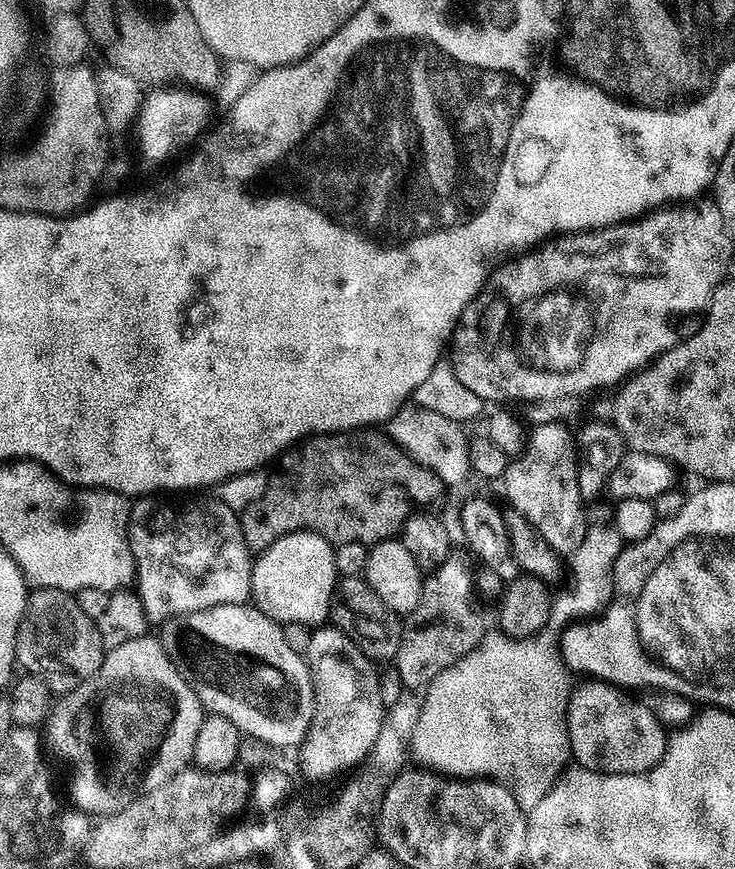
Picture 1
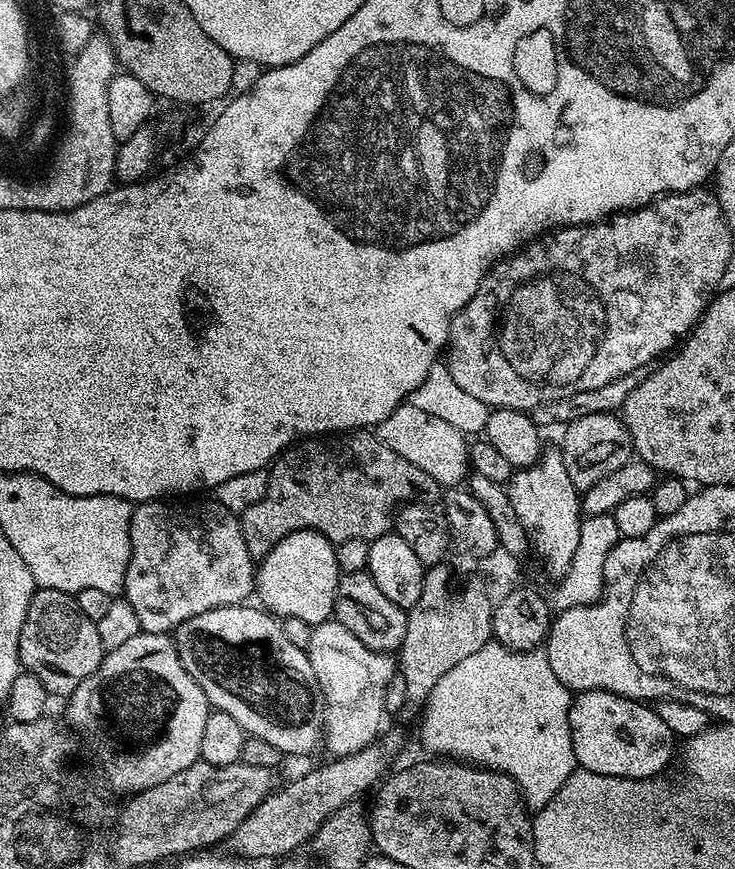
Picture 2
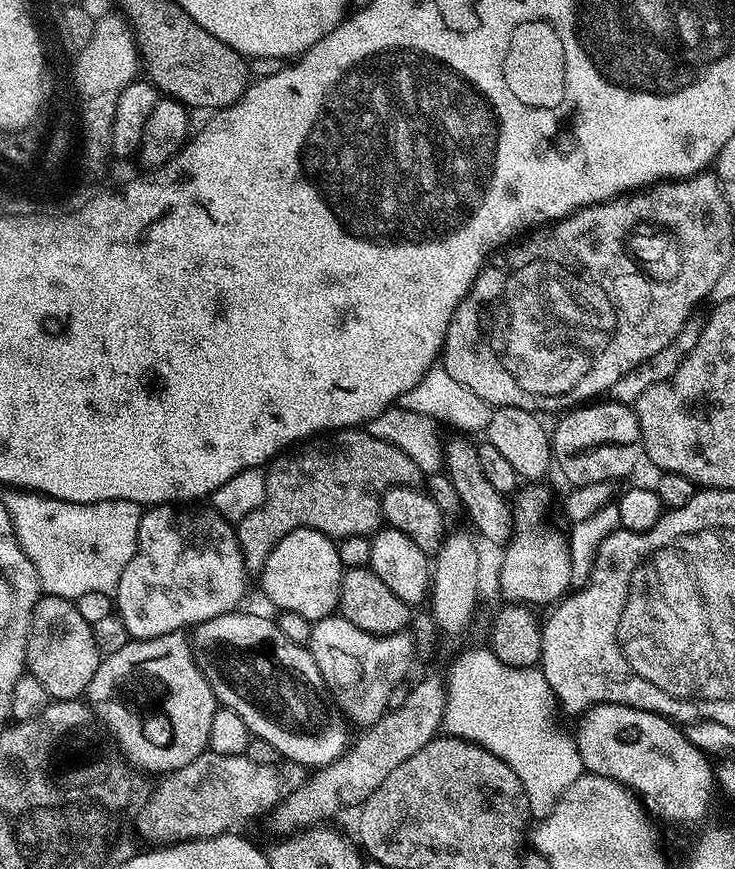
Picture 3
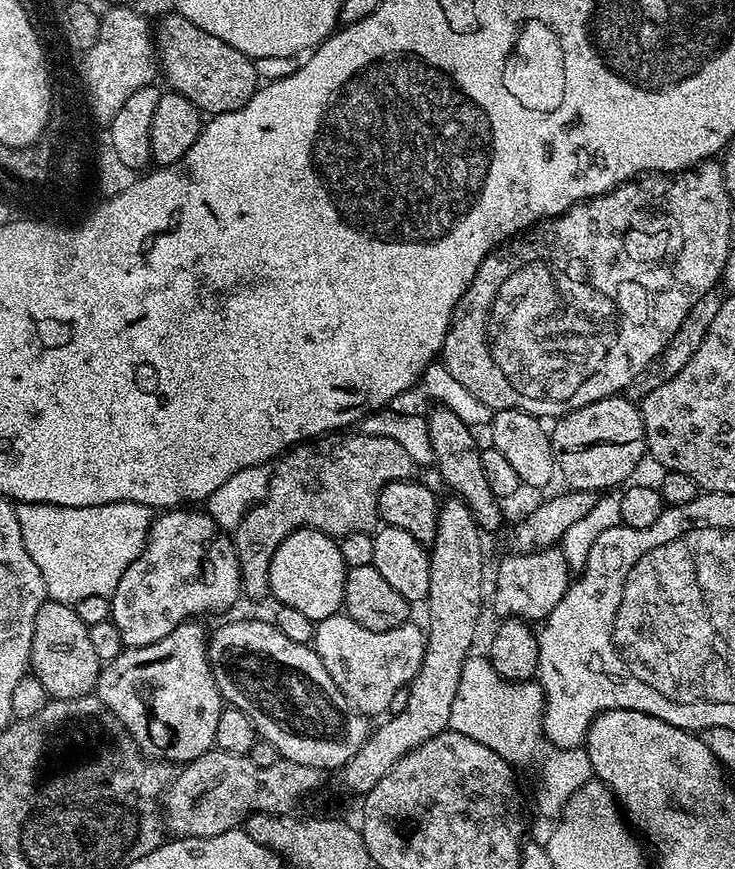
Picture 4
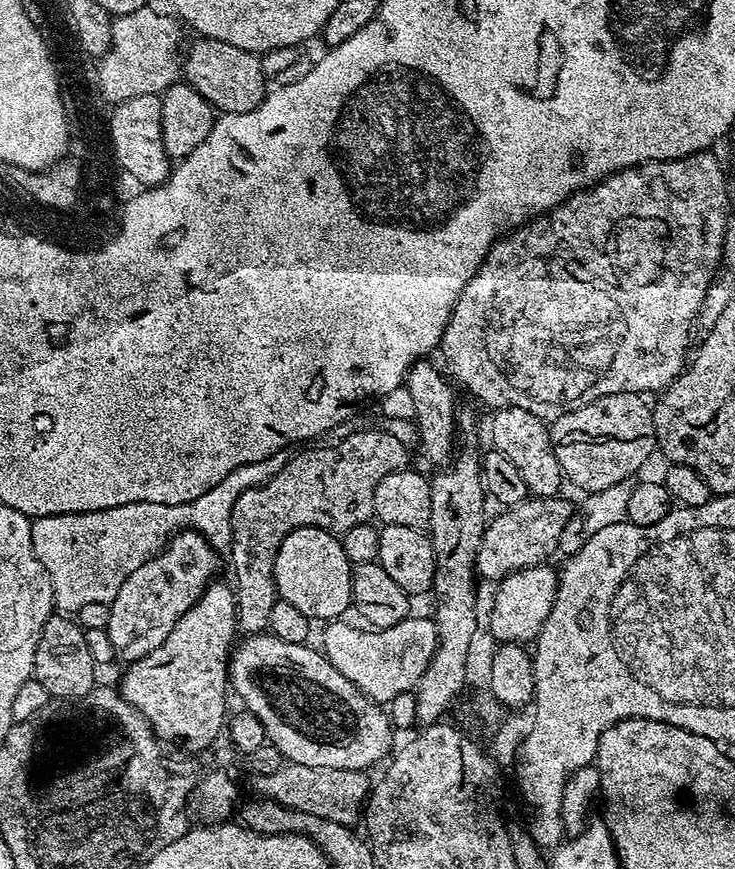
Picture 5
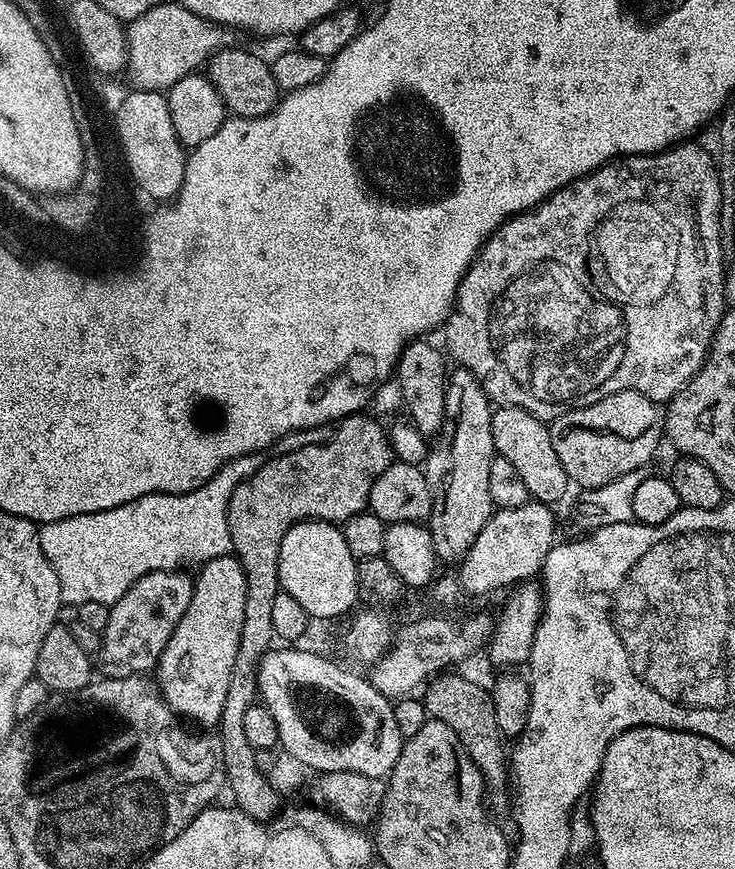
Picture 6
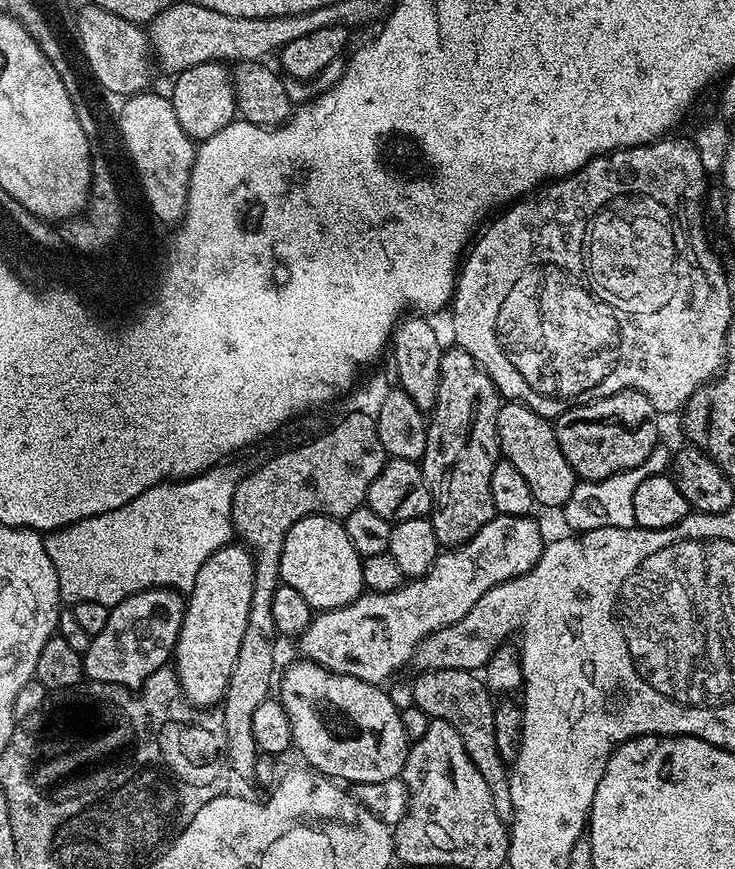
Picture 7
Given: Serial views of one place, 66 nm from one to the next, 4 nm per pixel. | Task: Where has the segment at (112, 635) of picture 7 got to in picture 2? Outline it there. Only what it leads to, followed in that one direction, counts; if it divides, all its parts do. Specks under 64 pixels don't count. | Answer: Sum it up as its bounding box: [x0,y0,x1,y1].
[122,498,254,633]

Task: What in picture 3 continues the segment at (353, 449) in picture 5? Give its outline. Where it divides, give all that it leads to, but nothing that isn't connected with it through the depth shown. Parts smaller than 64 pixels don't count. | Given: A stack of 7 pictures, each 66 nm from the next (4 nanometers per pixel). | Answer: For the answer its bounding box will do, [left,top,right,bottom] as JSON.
[235,430,425,573]

